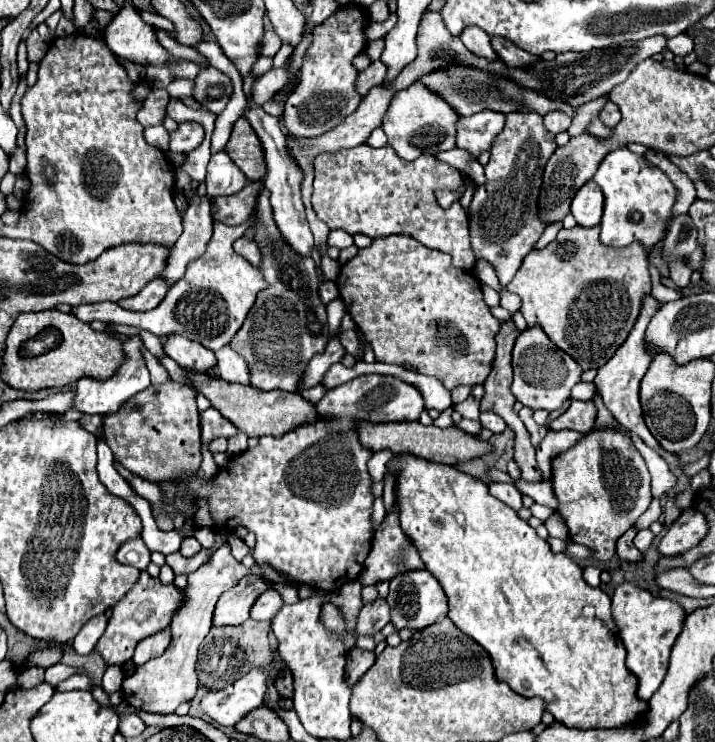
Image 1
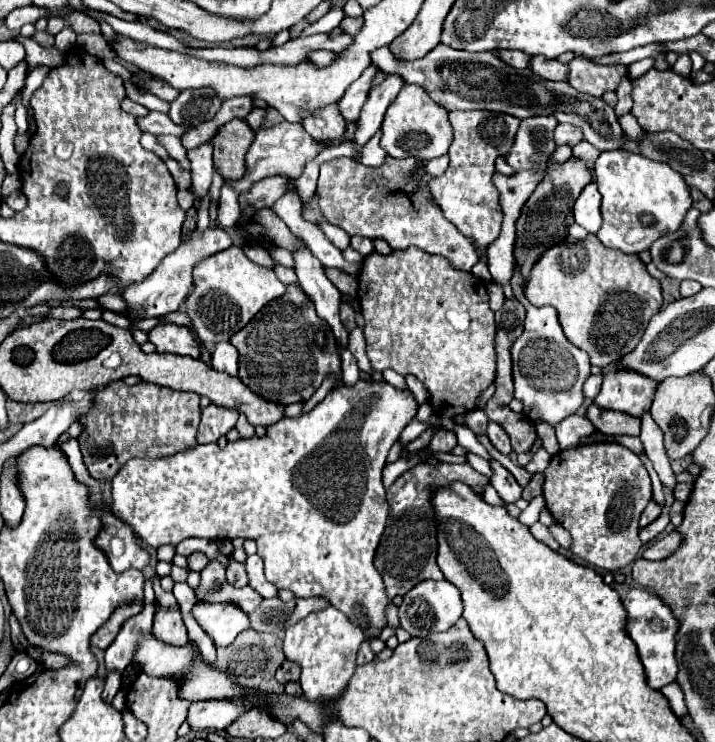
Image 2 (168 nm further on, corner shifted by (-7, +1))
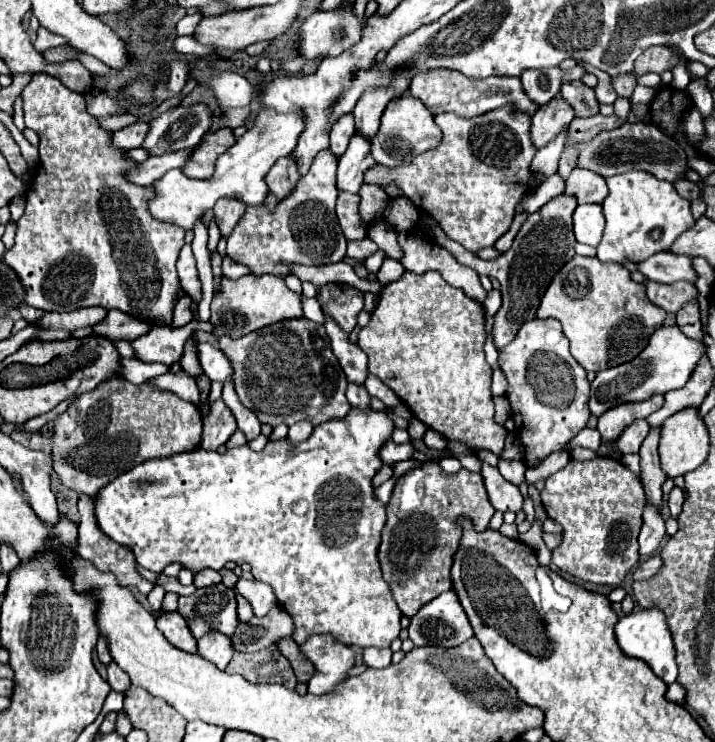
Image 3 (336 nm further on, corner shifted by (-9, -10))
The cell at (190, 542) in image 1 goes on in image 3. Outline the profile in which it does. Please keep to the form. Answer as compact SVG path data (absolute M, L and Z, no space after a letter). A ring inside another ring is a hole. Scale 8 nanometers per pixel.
M203 569L203 571L197 571L197 573L195 573L193 585L195 585L195 587L207 587L207 585L215 585L215 583L219 583L219 581L221 581L219 571Z

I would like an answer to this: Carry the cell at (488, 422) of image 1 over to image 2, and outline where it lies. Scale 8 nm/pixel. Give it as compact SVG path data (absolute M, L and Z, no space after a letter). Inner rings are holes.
M489 422L489 426L487 426L487 436L489 436L491 444L493 444L493 446L495 446L495 448L497 448L501 454L509 456L509 452L511 452L511 444L509 444L507 434L503 432L503 428L501 428L499 424Z

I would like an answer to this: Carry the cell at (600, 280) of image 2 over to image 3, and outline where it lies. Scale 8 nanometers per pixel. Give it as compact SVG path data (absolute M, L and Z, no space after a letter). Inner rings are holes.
M575 255L557 271L537 309L539 319L555 317L561 321L563 333L571 343L571 355L585 371L593 373L635 359L651 333L663 325L665 315L661 307L647 299L645 287L635 283L623 265L601 263L597 257L581 255ZM627 327L631 333L623 335Z

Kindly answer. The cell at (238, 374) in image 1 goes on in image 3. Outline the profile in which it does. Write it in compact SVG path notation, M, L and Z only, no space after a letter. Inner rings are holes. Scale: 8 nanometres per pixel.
M199 343L199 363L211 381L225 383L233 375L233 363L211 343Z

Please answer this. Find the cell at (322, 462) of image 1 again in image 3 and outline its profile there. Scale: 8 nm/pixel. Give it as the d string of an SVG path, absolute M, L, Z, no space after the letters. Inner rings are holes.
M353 407L343 419L329 419L321 423L317 429L313 429L311 437L307 441L301 441L293 445L289 439L279 439L279 441L269 441L263 451L253 451L249 445L227 449L223 455L221 453L211 453L211 451L189 451L183 455L173 455L173 459L153 459L145 461L141 465L135 465L131 471L125 475L119 475L115 483L109 483L103 487L97 495L95 503L95 515L101 531L109 535L113 541L121 543L123 547L129 547L137 559L137 565L149 571L161 573L169 563L181 563L183 567L191 571L201 571L205 567L219 571L225 563L235 561L235 563L249 563L253 567L253 575L257 581L263 581L271 585L279 605L293 615L297 623L297 631L293 639L301 643L301 639L307 639L313 633L331 633L335 639L341 639L341 643L349 645L359 645L359 647L389 647L393 639L397 639L401 631L401 611L391 597L389 585L381 577L381 567L377 561L377 549L381 543L381 529L385 525L387 513L385 505L375 497L375 487L371 483L373 475L381 469L383 461L379 457L381 447L391 439L395 429L393 419L389 417L387 411L373 411L373 409L359 409Z

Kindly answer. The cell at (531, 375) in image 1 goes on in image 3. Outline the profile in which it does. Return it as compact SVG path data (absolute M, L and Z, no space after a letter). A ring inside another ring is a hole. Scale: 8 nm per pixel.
M531 319L529 323L523 323L517 339L507 347L503 347L503 351L499 353L499 365L509 381L507 399L511 403L517 433L525 447L527 463L535 463L539 459L545 459L549 453L563 449L563 445L569 443L587 425L587 419L591 415L587 405L589 401L587 373L569 353L569 341L565 339L561 323L557 319Z

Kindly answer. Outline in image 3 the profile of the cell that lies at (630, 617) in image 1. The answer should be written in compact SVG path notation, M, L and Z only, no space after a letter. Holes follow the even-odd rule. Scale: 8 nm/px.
M657 607L635 609L629 615L623 615L615 625L615 637L625 655L643 659L665 685L671 685L677 679L673 637L671 637L671 631L667 627L667 621L665 621L665 615L661 609L657 609Z

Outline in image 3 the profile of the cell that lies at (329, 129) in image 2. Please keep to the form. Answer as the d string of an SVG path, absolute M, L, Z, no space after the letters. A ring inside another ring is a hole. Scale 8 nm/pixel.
M323 149L315 155L309 173L299 179L297 191L293 191L289 199L277 203L273 211L265 209L265 205L247 207L245 215L227 239L227 255L237 263L247 265L253 275L273 273L277 277L289 275L291 263L327 265L341 261L345 257L347 241L341 235L341 227L335 217L337 163L339 159L331 149Z

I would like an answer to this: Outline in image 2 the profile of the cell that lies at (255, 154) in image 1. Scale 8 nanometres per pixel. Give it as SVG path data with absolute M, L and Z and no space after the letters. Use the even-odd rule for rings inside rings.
M231 120L211 140L213 168L227 180L245 174L245 154L255 140L255 132L245 120Z

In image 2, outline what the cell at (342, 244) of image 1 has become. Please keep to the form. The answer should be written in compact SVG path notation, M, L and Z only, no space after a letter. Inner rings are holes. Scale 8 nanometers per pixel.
M323 222L323 224L321 224L321 230L325 232L325 236L327 236L339 250L345 250L345 248L349 246L349 234L345 234L341 228Z

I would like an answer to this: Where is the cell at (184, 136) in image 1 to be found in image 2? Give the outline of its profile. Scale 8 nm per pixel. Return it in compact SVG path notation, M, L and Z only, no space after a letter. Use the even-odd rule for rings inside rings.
M149 112L147 116L137 118L137 124L139 124L139 130L141 132L149 132L149 134L155 134L155 136L161 136L161 134L181 136L183 132L189 130L189 128L183 128L183 126L173 124L169 120L169 116L163 114L163 112Z

